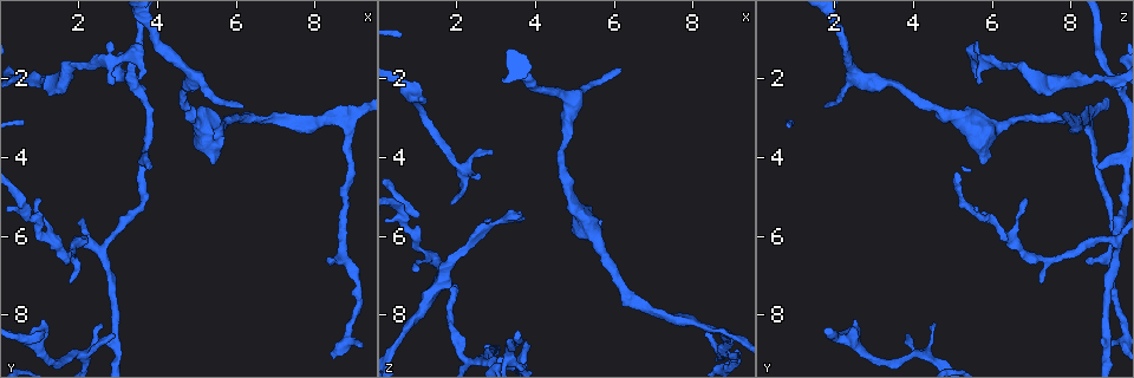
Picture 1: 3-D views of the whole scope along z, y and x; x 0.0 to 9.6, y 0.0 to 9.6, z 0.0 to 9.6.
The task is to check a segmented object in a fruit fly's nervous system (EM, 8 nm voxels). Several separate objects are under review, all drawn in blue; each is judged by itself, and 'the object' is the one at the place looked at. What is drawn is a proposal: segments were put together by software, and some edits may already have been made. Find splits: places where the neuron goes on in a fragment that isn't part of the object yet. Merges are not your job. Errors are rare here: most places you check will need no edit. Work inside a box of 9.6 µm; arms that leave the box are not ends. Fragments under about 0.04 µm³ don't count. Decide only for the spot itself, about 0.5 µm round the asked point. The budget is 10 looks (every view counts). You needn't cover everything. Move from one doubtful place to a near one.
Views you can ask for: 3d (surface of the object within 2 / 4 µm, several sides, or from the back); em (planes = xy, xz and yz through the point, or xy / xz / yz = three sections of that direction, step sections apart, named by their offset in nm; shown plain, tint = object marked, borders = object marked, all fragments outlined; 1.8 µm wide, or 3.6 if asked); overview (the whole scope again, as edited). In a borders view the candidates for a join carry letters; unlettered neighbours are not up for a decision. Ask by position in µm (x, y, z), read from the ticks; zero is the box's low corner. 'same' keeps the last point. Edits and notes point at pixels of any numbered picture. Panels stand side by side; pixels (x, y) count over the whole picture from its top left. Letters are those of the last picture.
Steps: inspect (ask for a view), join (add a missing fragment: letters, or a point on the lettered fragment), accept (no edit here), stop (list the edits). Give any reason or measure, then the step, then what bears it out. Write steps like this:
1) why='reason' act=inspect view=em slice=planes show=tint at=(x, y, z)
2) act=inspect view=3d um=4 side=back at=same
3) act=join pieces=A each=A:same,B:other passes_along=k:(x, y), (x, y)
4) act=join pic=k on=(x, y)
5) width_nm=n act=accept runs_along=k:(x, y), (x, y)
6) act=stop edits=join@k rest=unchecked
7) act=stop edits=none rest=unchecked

why='thin end' act=inspect view=3d um=4 at=(2.90, 8.50, 3.85)

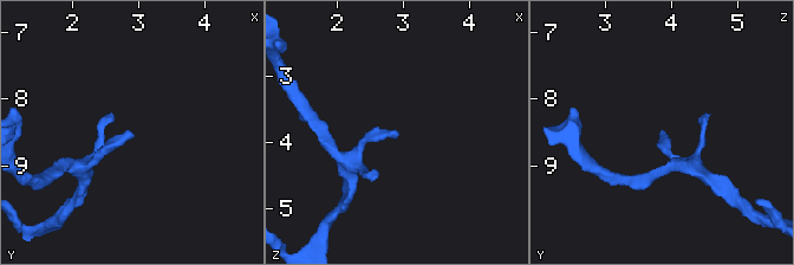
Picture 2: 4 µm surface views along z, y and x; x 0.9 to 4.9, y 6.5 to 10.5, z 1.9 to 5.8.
act=inspect view=em um=3.6 slice=xz step=16 show=tint at=(2.85, 8.50, 3.85)

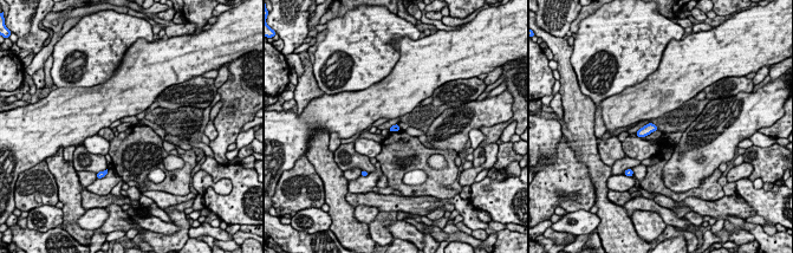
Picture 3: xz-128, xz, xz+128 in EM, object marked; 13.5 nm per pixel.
why='another direction' act=inspect view=em um=3.6 slice=planes show=borders at=same

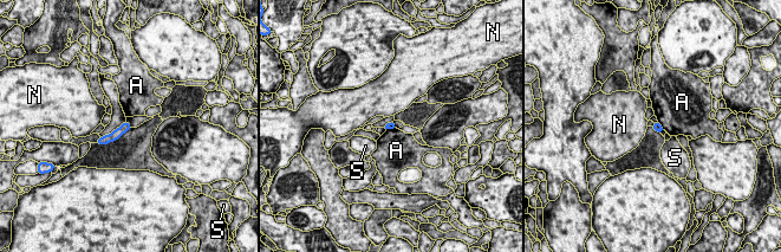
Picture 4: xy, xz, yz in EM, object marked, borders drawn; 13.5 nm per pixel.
act=accept each=A:other,N:other,S:other found='none of them fits'

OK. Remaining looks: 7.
act=inspect view=em slice=xy step=16 show=borders at=(3.80, 4.25, 8.70)

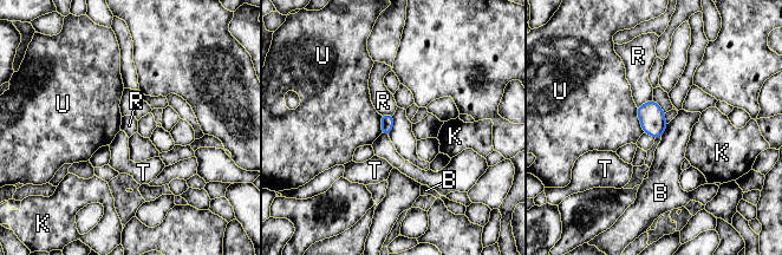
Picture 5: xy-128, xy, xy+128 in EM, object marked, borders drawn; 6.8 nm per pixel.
why='cut it another way' act=inspect view=em slice=planes show=borders at=same

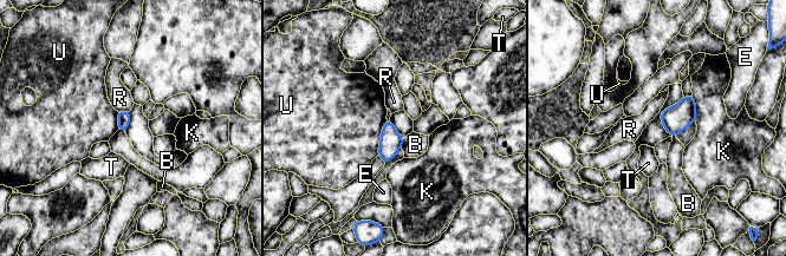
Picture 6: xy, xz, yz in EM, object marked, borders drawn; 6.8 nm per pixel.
longest_contact=U:260nm act=accept each=B:other,E:other,K:other,R:other,T:other,U:other border=6:(117, 110), (129, 111) found='no lettered fragment goes on from it'

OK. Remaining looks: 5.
why='an open end' act=inspect view=3d um=4 at=(1.80, 7.15, 7.15)

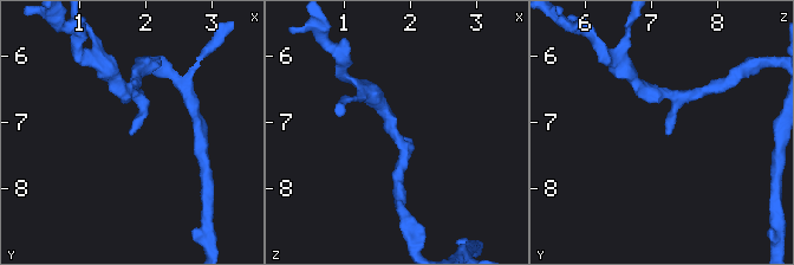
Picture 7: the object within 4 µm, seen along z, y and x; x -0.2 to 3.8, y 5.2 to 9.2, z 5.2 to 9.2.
why='need the tissue' act=inspect view=em slice=planes show=plain at=(1.75, 7.20, 7.25)

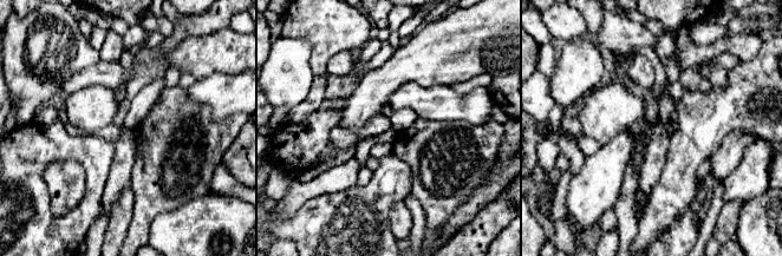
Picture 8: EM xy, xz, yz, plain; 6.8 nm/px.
why='what lies round it' act=inspect view=em slice=planes show=borders at=same

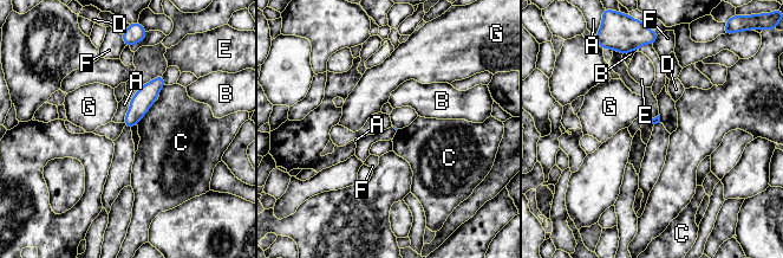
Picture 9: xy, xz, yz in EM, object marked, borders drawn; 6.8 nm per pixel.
act=accept each=A:other,B:other,C:other,D:other,E:other,F:other,G:other border=9:(131, 98), (123, 122) found='no lettered fragment goes on from it'

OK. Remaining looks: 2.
why='an open end' act=inspect view=em slice=planes show=borders at=(6.15, 2.75, 1.75)

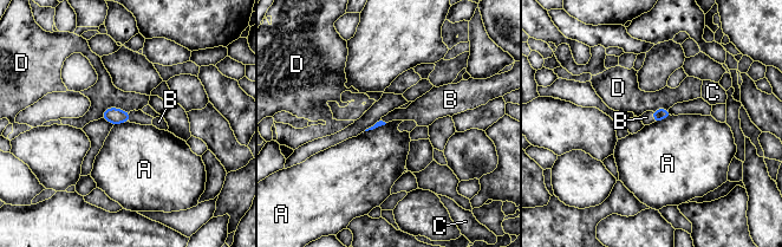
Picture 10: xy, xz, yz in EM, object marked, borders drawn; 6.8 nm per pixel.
act=join pieces=B each=A:other,B:same,C:other,D:other found='the neuron continues'

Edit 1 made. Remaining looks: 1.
act=stop edits=join@10 rest=unchecked

